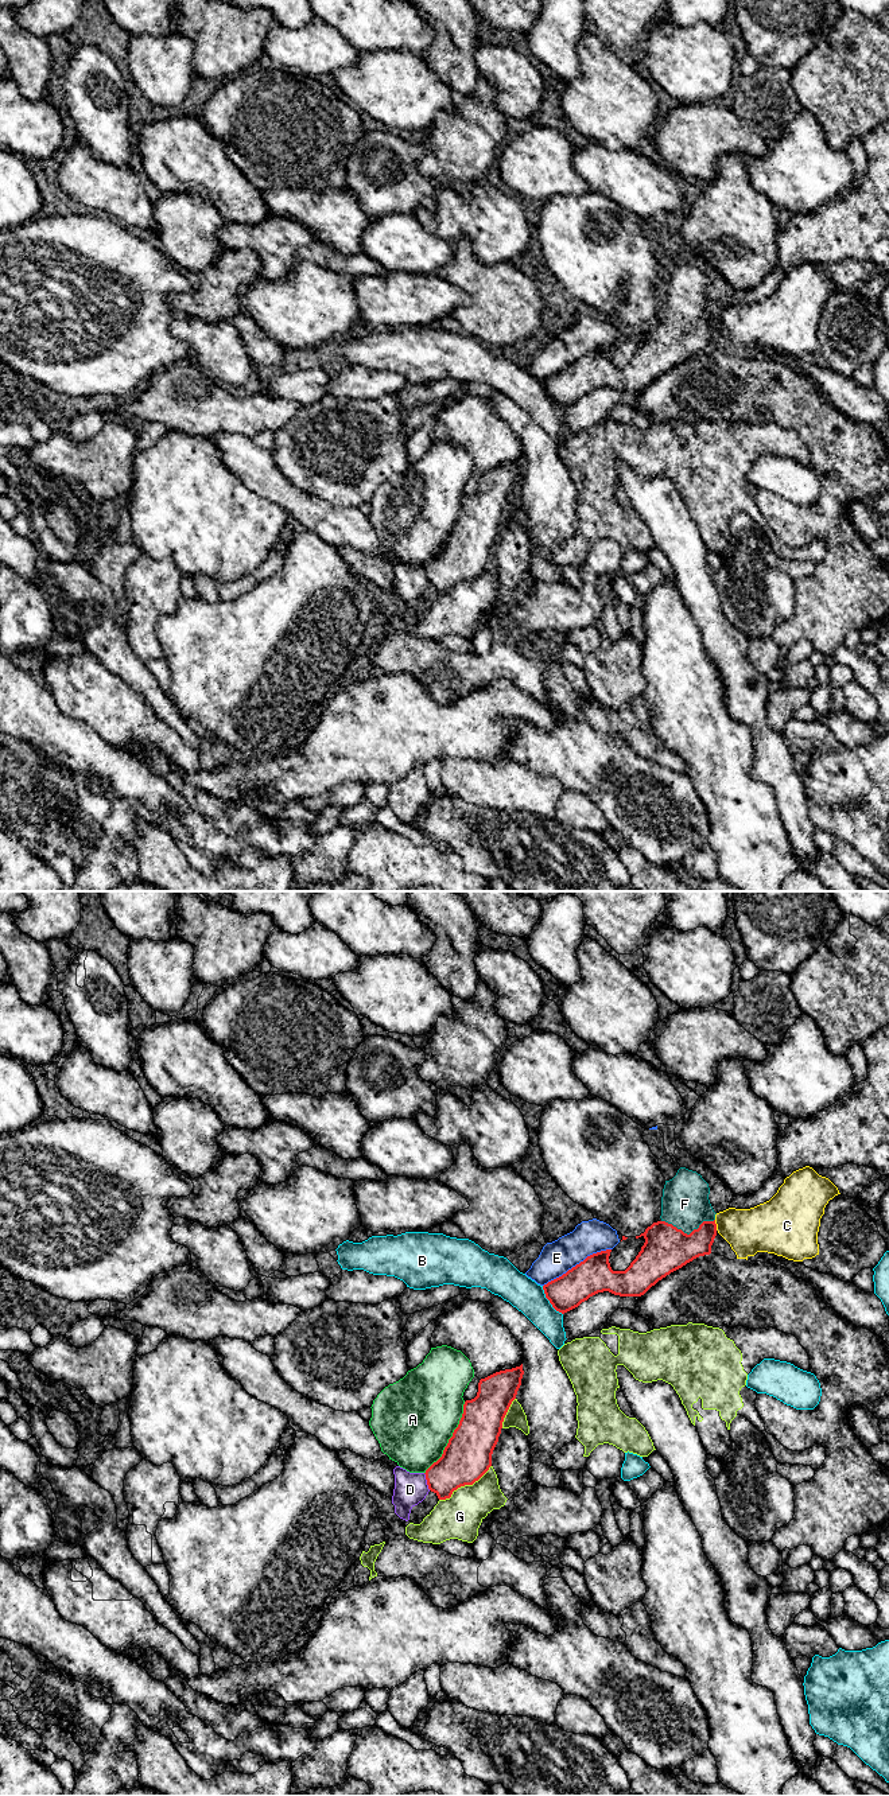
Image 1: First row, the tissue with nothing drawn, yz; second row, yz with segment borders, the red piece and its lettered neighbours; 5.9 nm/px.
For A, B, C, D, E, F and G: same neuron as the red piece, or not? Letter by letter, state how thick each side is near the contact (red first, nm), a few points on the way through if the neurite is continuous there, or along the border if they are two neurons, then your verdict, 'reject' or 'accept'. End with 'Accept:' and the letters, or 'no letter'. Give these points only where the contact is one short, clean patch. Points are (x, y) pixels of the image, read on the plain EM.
A: 280/480 nm | reject
B: 200/200 nm | reject
C: 190/280 nm | reject
D: 280/190 nm | along yz (423, 568), (430, 584) | reject
E: 220/200 nm | reject
F: 280/280 nm | accept
G: 280/260 nm | reject
Accept: F

